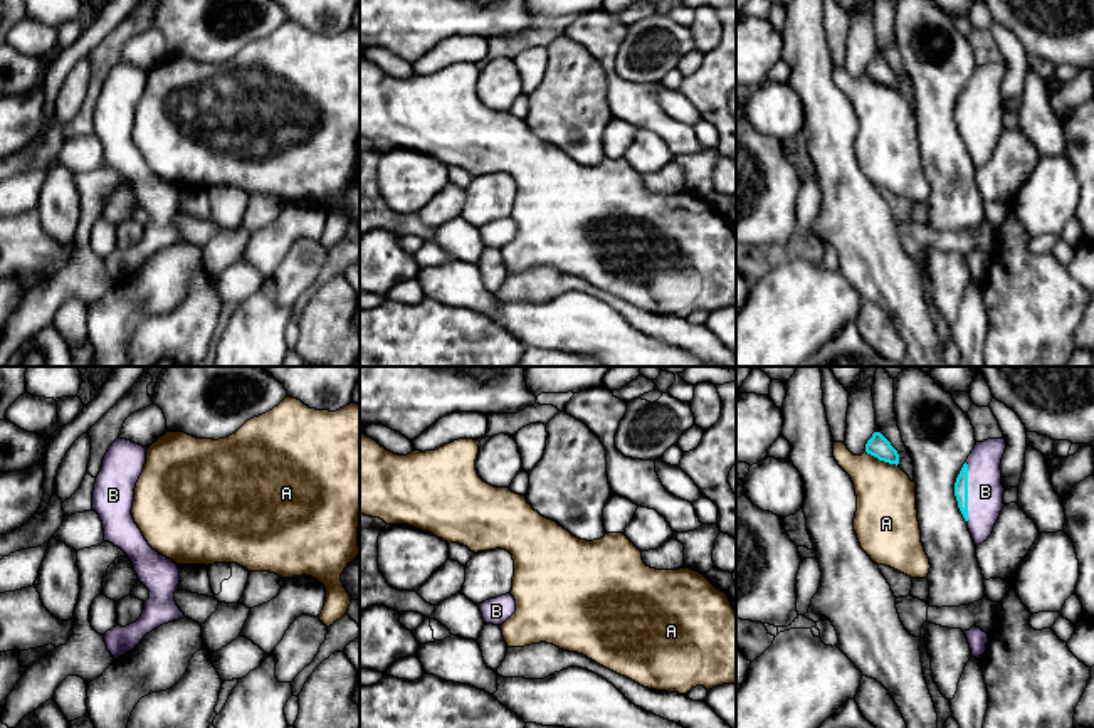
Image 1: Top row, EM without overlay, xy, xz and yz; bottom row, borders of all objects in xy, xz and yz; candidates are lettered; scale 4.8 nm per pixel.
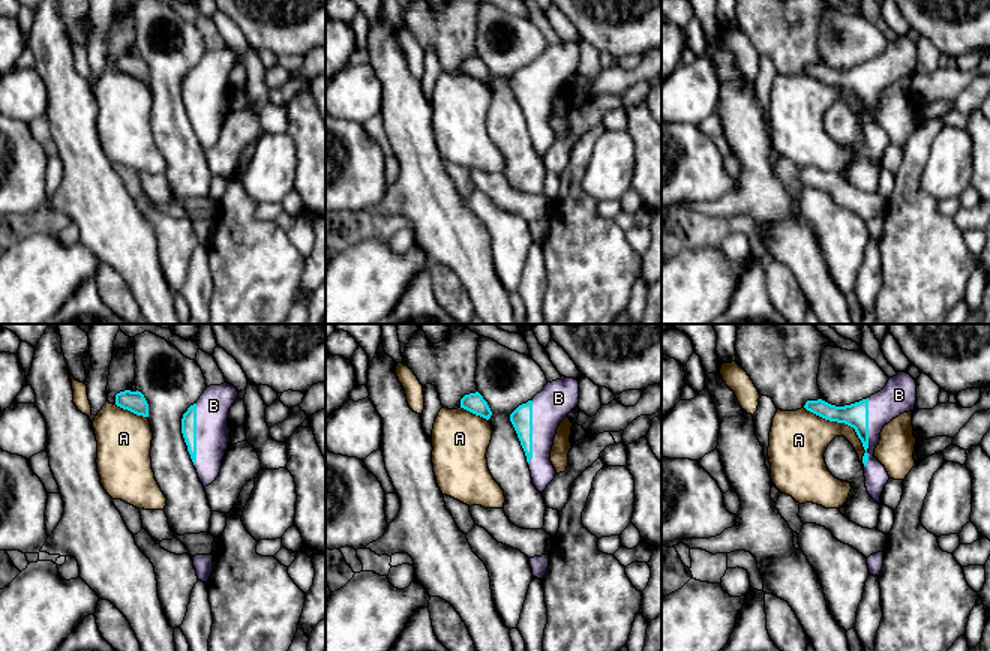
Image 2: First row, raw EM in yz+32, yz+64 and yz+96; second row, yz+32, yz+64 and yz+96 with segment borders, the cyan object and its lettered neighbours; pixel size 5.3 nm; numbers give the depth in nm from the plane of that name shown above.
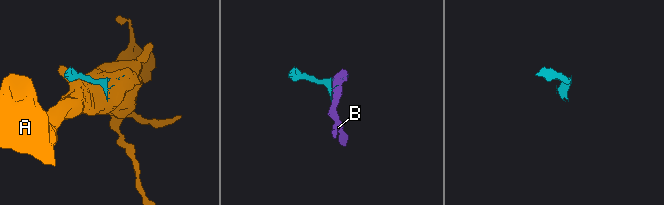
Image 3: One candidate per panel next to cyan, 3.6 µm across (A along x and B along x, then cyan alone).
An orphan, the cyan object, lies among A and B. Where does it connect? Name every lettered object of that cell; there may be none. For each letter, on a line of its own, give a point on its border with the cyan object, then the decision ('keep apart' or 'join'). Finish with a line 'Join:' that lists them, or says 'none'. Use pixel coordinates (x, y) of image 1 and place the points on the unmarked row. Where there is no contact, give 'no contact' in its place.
A: contact yz (881, 83); keep apart
B: contact yz (967, 116); join
Join: B

